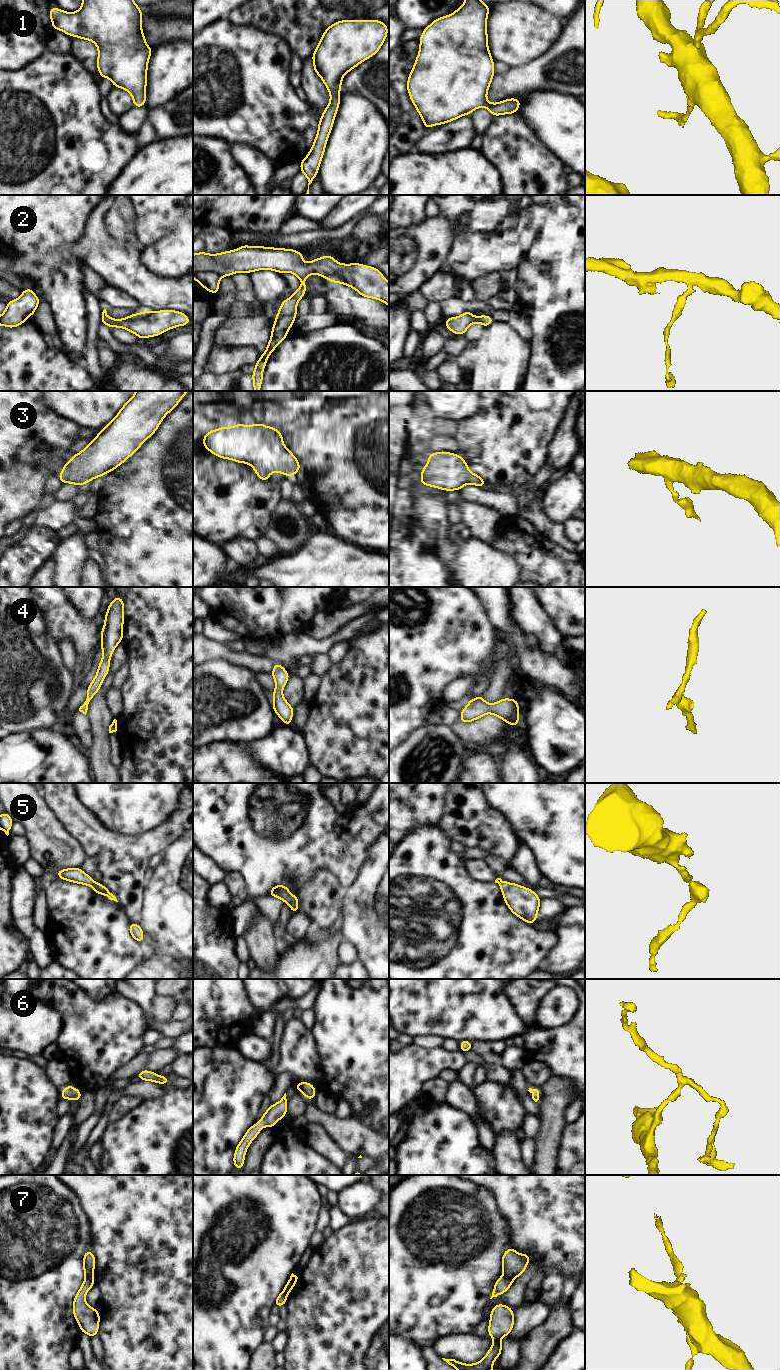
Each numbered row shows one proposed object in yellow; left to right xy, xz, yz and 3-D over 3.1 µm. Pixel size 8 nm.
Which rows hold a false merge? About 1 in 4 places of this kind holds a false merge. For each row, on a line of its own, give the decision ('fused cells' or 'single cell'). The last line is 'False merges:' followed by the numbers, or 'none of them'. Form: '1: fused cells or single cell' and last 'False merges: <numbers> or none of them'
1: single cell
2: single cell
3: single cell
4: single cell
5: single cell
6: single cell
7: fused cells
False merges: 7

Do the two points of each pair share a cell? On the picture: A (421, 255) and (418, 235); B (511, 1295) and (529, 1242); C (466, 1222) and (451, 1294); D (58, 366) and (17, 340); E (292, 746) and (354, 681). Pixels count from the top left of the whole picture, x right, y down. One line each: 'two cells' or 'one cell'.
A: one cell
B: two cells
C: one cell
D: one cell
E: two cells

